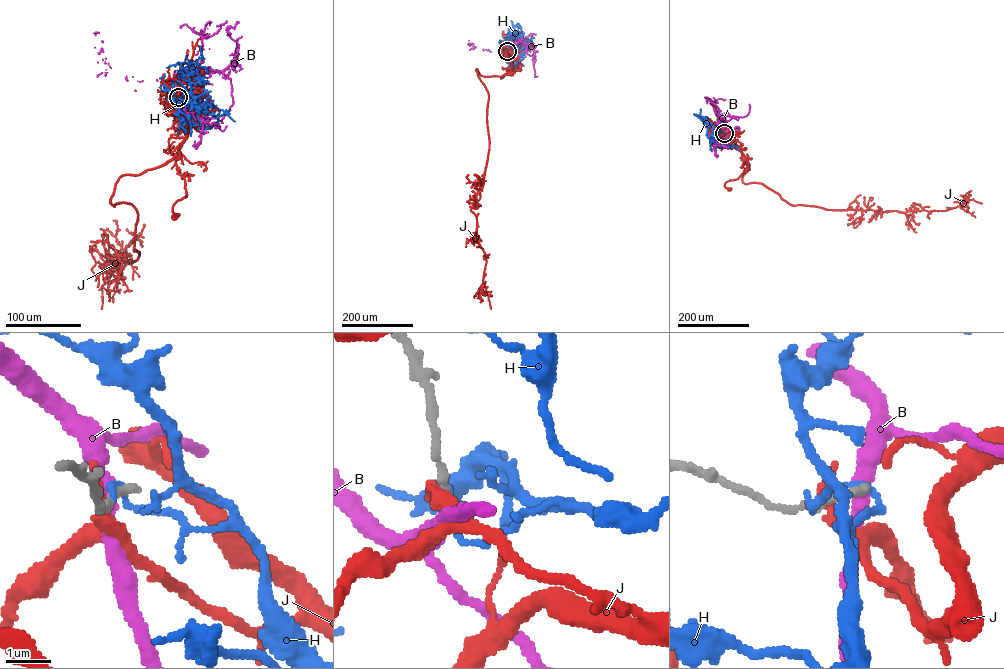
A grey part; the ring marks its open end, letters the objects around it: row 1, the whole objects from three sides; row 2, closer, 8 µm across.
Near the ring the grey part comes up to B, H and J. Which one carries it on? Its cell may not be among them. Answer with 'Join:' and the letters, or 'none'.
Join: none

